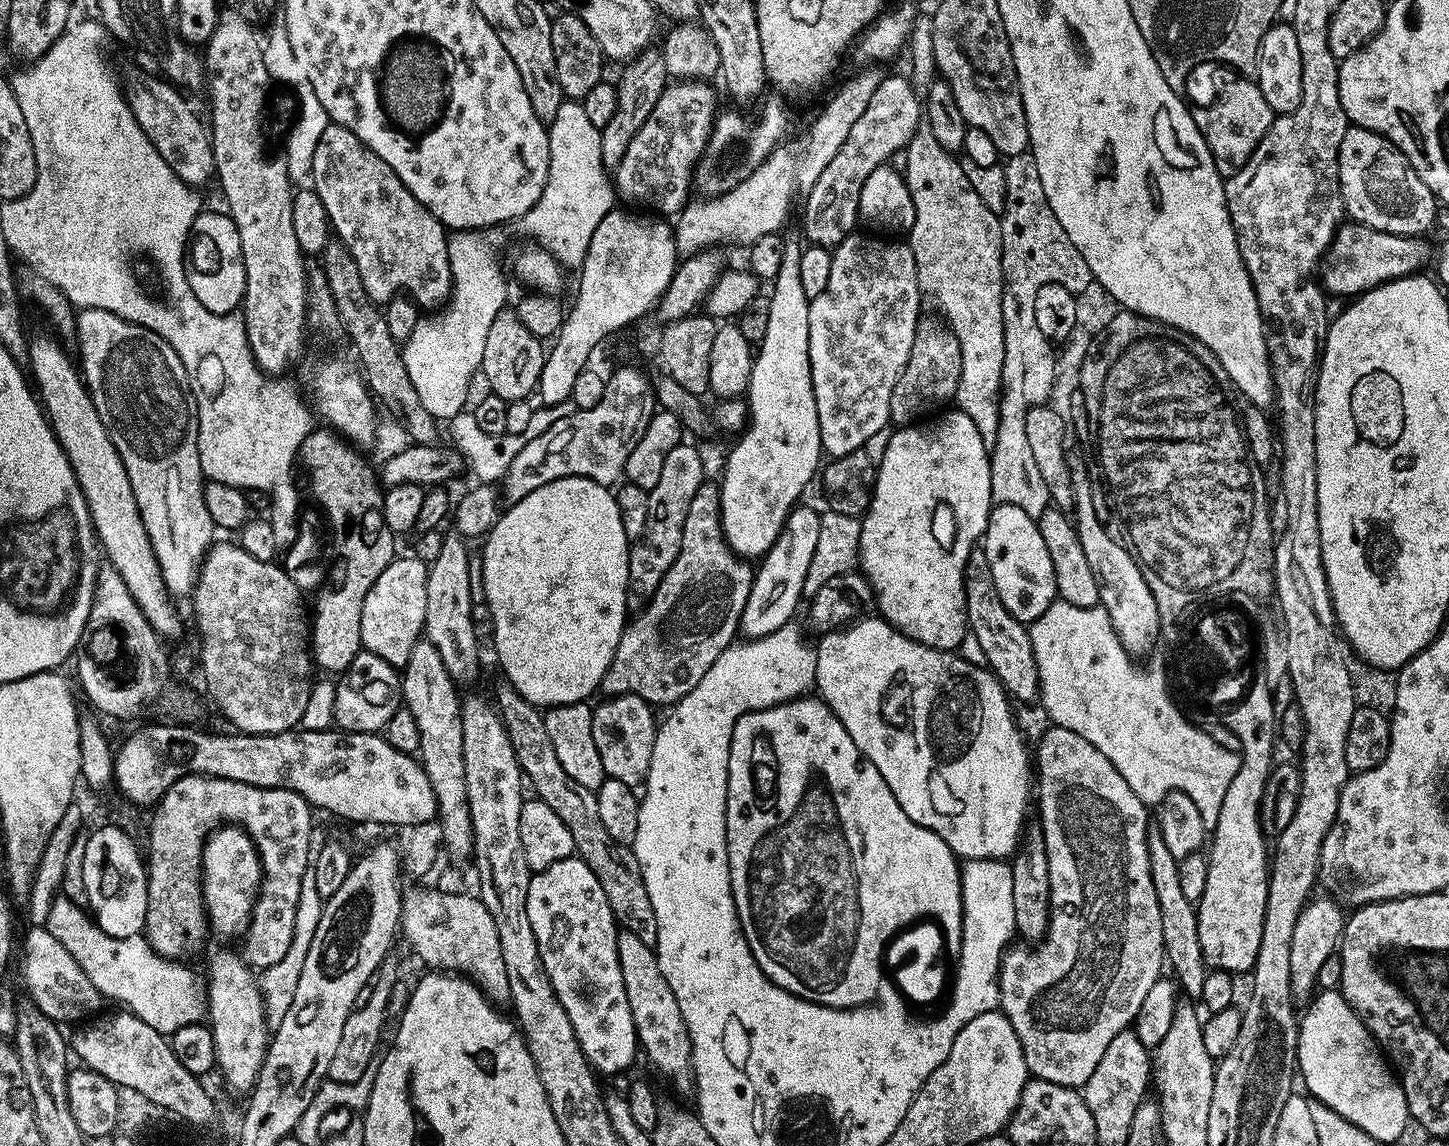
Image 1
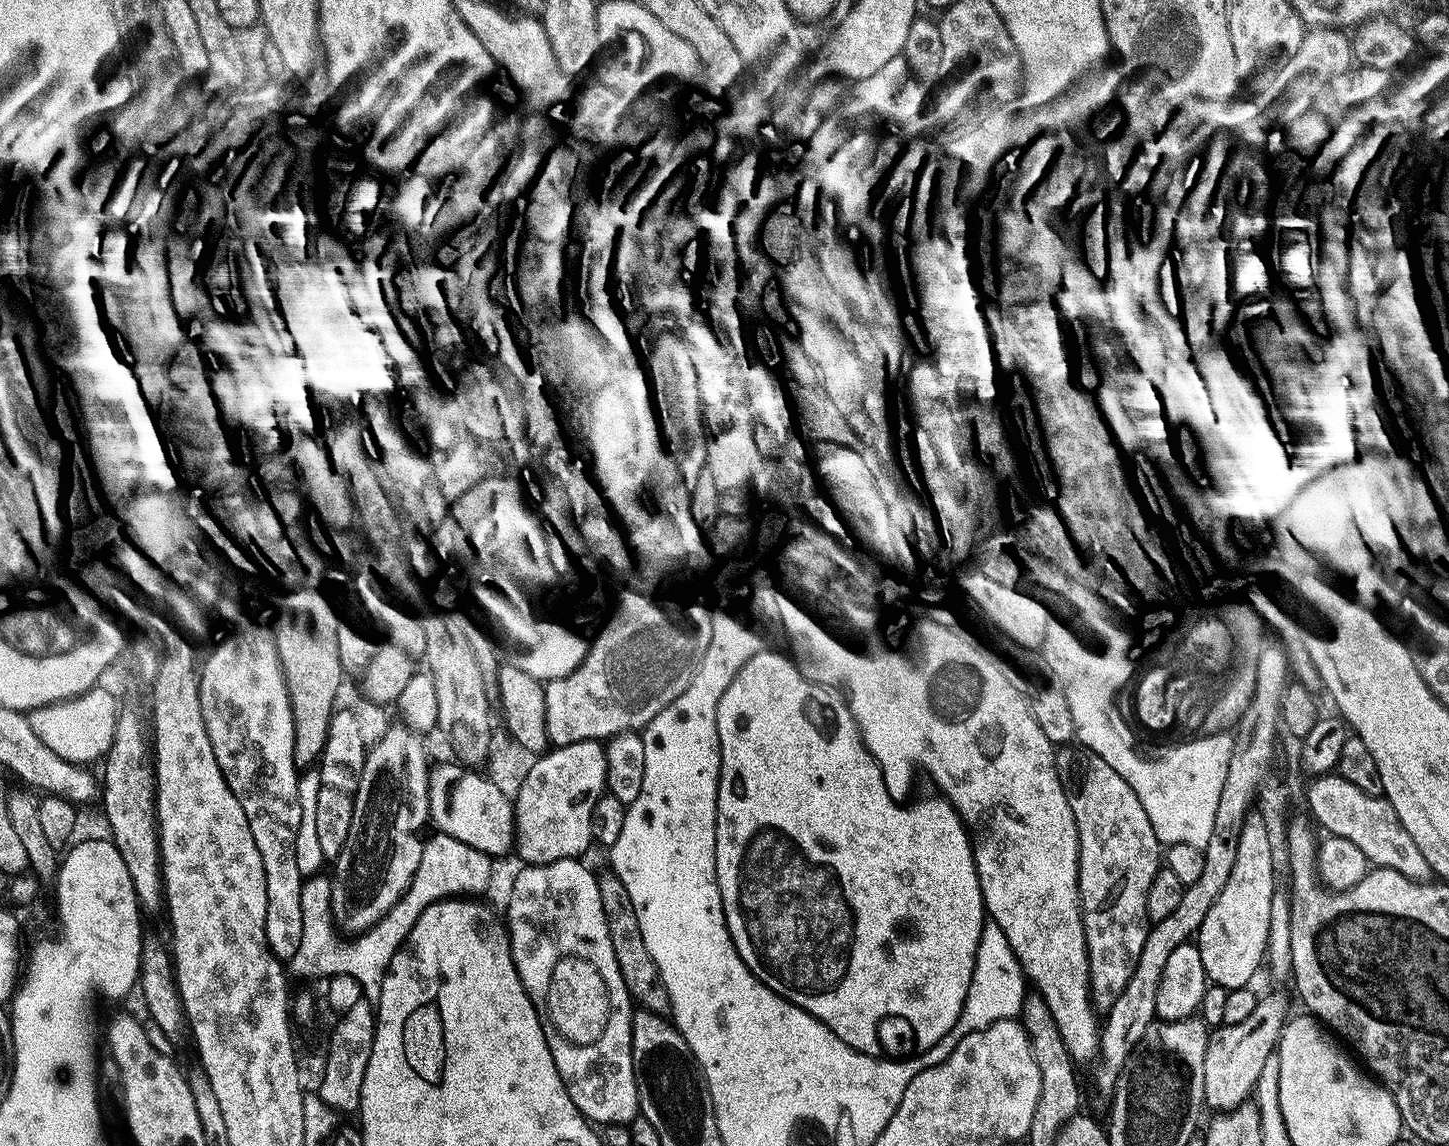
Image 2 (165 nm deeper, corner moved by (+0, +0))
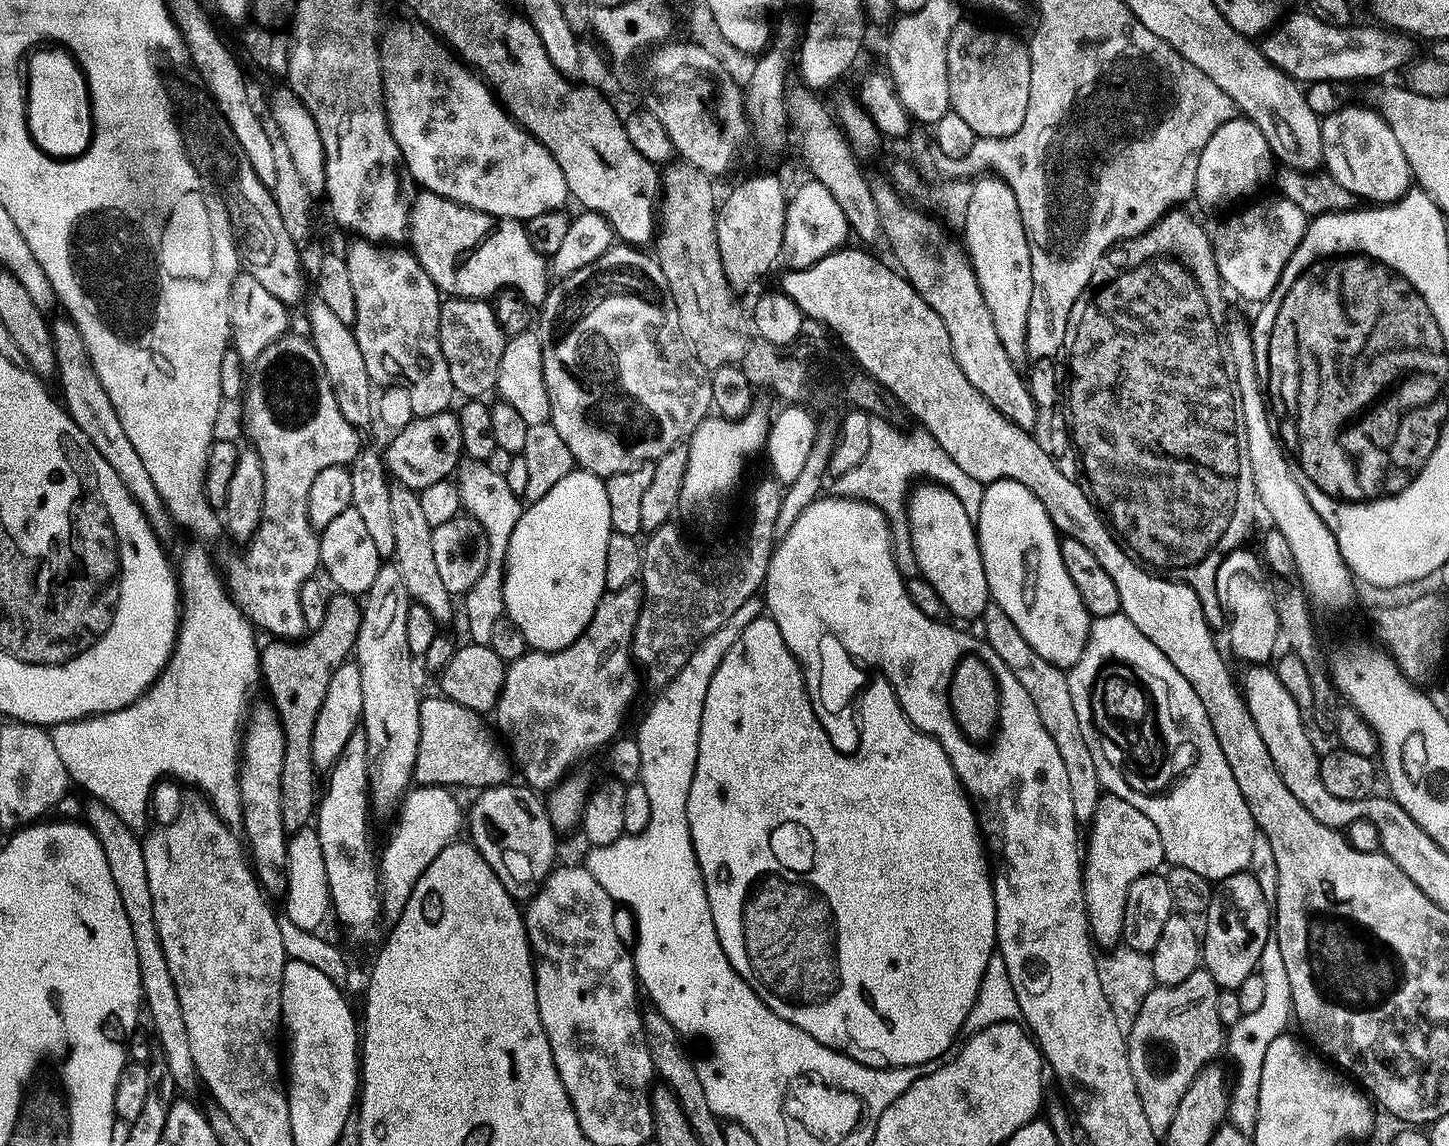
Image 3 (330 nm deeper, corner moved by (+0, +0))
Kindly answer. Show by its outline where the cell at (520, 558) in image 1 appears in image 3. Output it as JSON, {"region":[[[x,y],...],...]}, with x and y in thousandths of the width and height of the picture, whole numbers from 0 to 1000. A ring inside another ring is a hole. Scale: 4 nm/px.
{"region":[[[395,410],[392,415],[388,417],[386,421],[373,437],[366,441],[362,446],[362,450],[357,455],[357,462],[355,462],[355,469],[352,469],[352,480],[351,481],[351,491],[348,497],[348,532],[350,540],[353,540],[355,547],[359,551],[360,558],[364,561],[365,566],[371,569],[387,569],[391,567],[407,546],[415,522],[420,517],[418,508],[418,476],[422,469],[422,453],[421,452],[421,435],[420,434],[419,421],[411,414],[402,410]]]}

